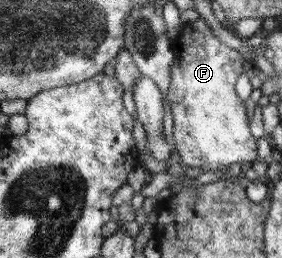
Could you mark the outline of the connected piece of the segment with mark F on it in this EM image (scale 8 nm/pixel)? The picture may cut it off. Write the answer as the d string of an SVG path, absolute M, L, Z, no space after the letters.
M199 17L194 22L186 23L179 37L172 41L171 48L175 52L175 59L171 65L171 85L167 93L167 101L171 107L173 115L173 139L175 139L176 151L180 155L179 163L188 167L197 167L201 173L207 171L223 171L233 163L241 163L245 167L250 166L252 162L259 158L258 152L261 143L249 130L249 117L245 103L237 96L235 83L239 75L247 69L251 69L240 54L217 39L213 35L211 27L205 23L205 19Z

